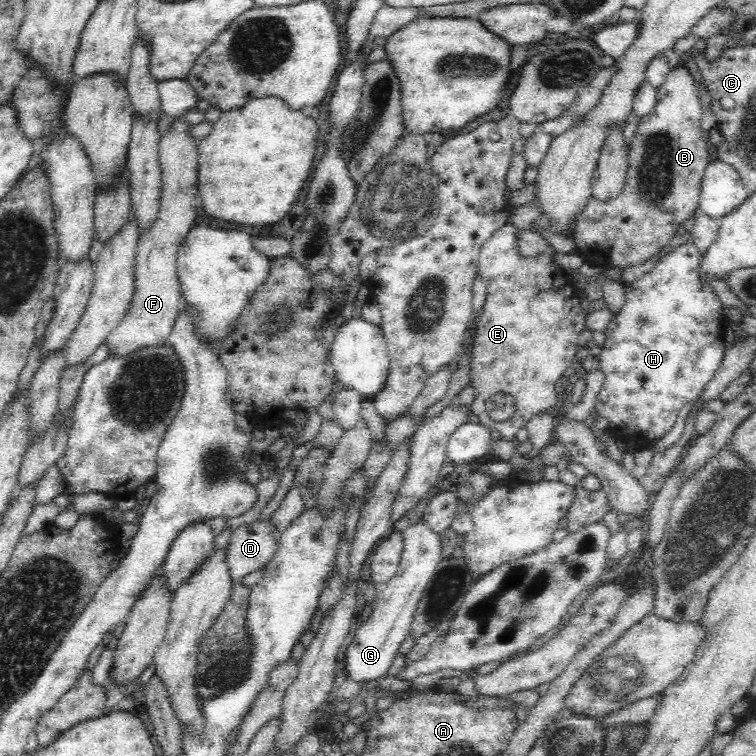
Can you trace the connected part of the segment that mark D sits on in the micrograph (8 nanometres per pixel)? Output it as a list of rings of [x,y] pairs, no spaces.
[[[257,520],[232,531],[223,557],[230,575],[230,590],[270,562],[276,552],[274,536],[269,521]]]

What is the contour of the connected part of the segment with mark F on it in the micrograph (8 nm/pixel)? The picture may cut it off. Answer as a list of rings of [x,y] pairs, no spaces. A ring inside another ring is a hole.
[[[180,118],[175,119],[171,128],[158,144],[158,160],[161,168],[161,192],[159,211],[152,228],[139,238],[134,254],[134,294],[129,309],[106,342],[109,357],[122,360],[136,351],[160,348],[167,344],[176,319],[179,317],[181,302],[177,277],[177,250],[189,230],[195,226],[197,207],[195,196],[196,166],[195,142],[186,135],[189,125]]]

